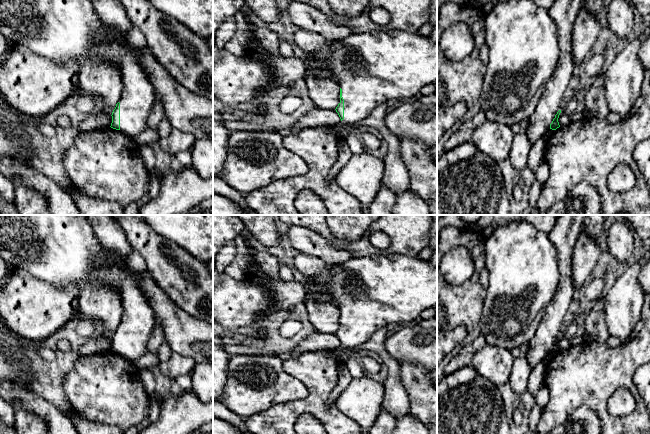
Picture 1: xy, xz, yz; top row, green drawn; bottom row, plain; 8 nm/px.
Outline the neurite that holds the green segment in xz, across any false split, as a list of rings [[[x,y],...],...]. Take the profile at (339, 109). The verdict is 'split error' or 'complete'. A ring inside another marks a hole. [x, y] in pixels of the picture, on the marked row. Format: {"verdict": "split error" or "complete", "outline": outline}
{"verdict": "split error", "outline": [[[402,30],[375,31],[351,36],[333,41],[328,50],[330,55],[316,60],[306,56],[306,60],[313,64],[314,69],[322,69],[331,74],[331,79],[340,86],[340,103],[336,107],[341,123],[352,127],[364,120],[379,105],[392,99],[408,99],[428,84],[437,83],[437,42],[418,33]]]}

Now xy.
{"verdict": "split error", "outline": [[[0,0],[0,34],[4,36],[10,48],[24,47],[34,54],[60,64],[64,64],[67,60],[78,60],[81,63],[95,56],[116,65],[122,76],[123,91],[120,101],[112,112],[110,127],[120,130],[131,138],[148,128],[148,117],[156,102],[154,88],[136,57],[136,51],[129,45],[127,37],[124,39],[118,34],[112,34],[96,14],[90,0]]]}

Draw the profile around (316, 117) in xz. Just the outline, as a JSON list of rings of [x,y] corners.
[[[318,107],[307,112],[295,125],[284,128],[267,128],[257,123],[247,123],[241,121],[224,121],[222,125],[229,131],[274,131],[281,136],[288,136],[291,134],[293,128],[304,129],[310,127],[320,126],[334,126],[341,123],[341,119],[336,110],[325,110]]]

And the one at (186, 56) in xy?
[[[119,0],[132,24],[145,36],[147,49],[160,65],[190,92],[213,102],[213,51],[206,39],[175,18],[158,10],[149,0]]]

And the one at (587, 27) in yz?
[[[587,6],[581,8],[572,31],[572,54],[576,68],[591,51],[601,30],[601,23]]]

